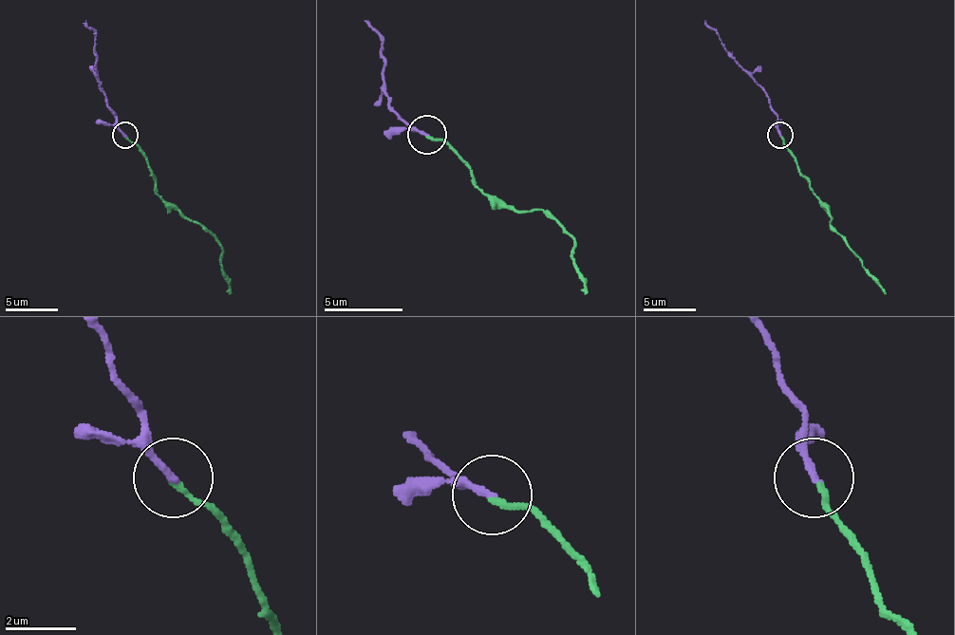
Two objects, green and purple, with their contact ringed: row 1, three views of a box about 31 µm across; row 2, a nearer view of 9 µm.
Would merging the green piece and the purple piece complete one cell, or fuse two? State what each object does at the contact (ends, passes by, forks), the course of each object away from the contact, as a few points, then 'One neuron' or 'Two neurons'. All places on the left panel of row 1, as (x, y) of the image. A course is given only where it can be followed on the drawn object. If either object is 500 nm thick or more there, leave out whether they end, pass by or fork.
At the ring green ends. At the ring purple ends. Course of green: (124, 137), (144, 158), (158, 195), (186, 217), (199, 223), (215, 238), (223, 252), (220, 267), (231, 293). Course of purple: (124, 135), (95, 69), (95, 33), (84, 20). One neuron

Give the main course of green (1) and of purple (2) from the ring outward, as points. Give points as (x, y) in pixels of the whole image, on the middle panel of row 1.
1: (426, 138), (438, 138), (458, 158), (477, 185), (520, 213), (540, 208), (575, 244), (571, 259), (588, 295)
2: (426, 134), (414, 129), (395, 110), (383, 83), (383, 39), (367, 19)

